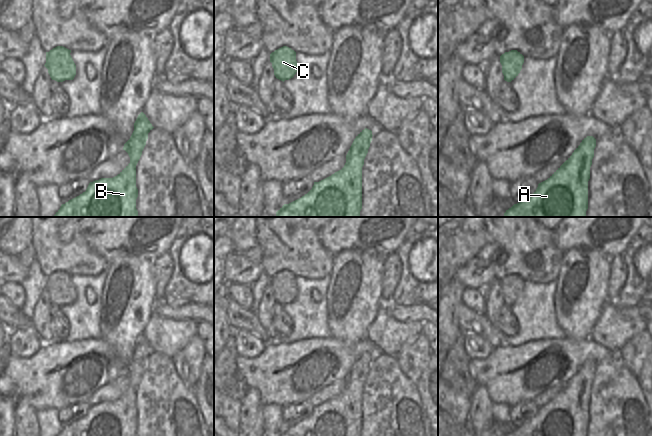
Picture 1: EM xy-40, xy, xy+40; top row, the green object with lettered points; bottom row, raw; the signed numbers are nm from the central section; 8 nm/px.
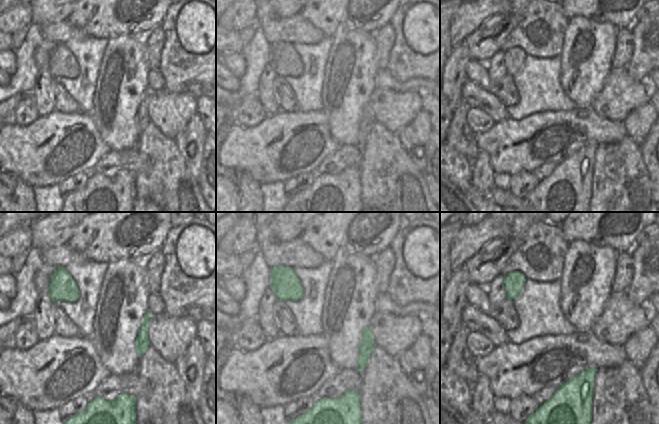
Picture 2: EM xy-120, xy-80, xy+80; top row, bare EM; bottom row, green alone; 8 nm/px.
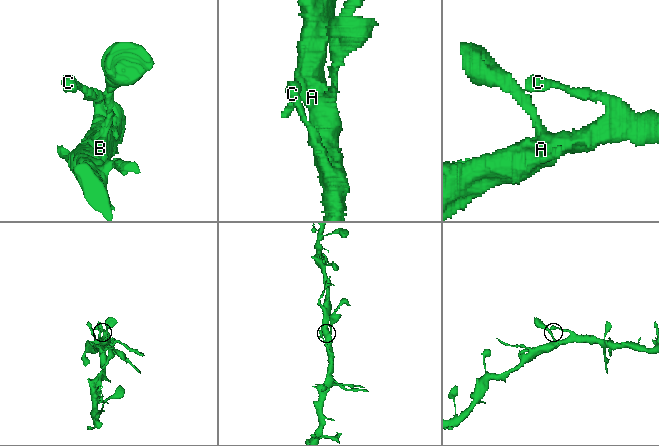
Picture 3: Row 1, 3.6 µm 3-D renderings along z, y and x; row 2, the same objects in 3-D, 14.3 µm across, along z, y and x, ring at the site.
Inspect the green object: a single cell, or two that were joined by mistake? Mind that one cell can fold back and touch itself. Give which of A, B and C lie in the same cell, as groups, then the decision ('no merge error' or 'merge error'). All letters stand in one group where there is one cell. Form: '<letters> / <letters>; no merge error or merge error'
A B C; no merge error

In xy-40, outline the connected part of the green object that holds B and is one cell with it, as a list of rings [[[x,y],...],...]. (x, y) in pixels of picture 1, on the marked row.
[[[141,112],[134,123],[134,131],[130,139],[123,147],[130,157],[130,163],[113,178],[101,178],[90,182],[85,192],[62,204],[54,217],[138,217],[136,165],[146,145],[148,133],[153,128],[146,115]]]

